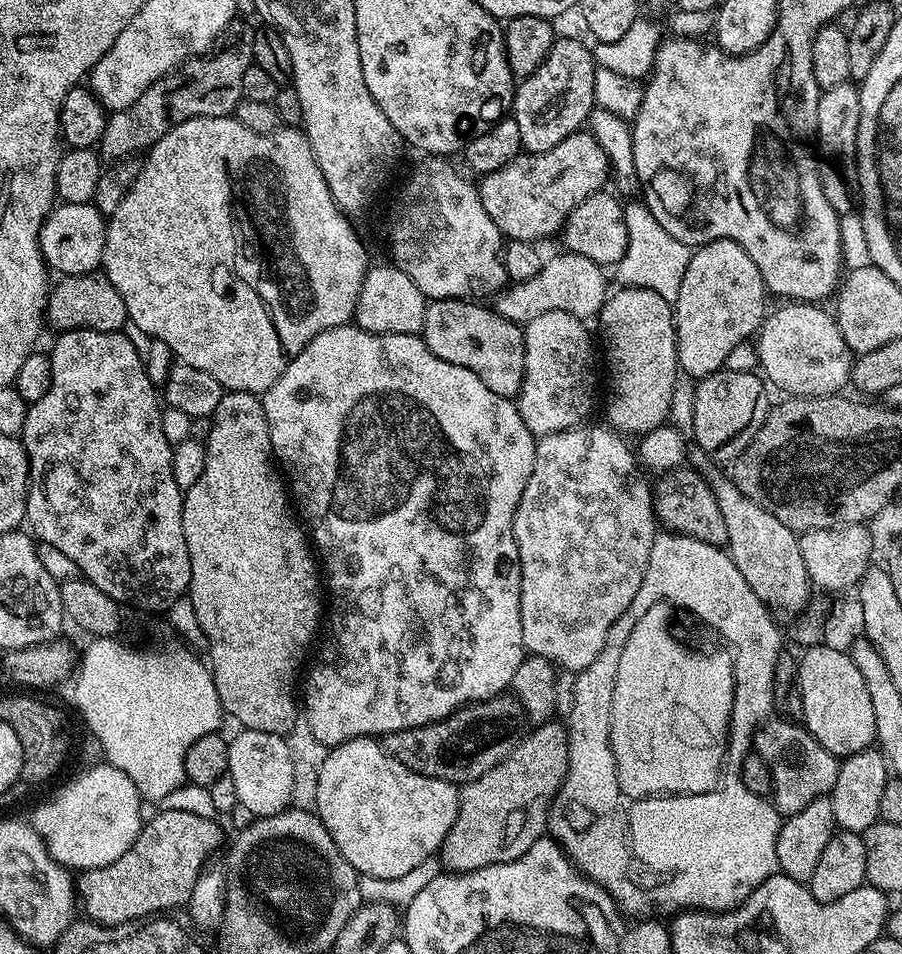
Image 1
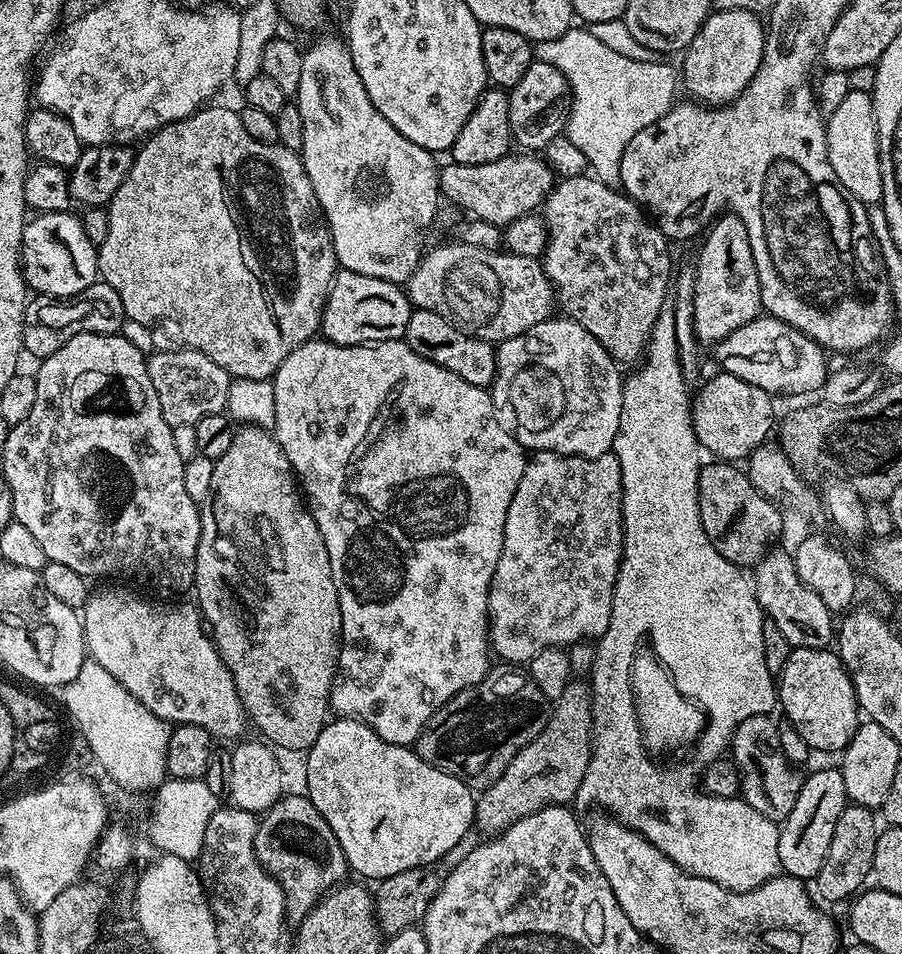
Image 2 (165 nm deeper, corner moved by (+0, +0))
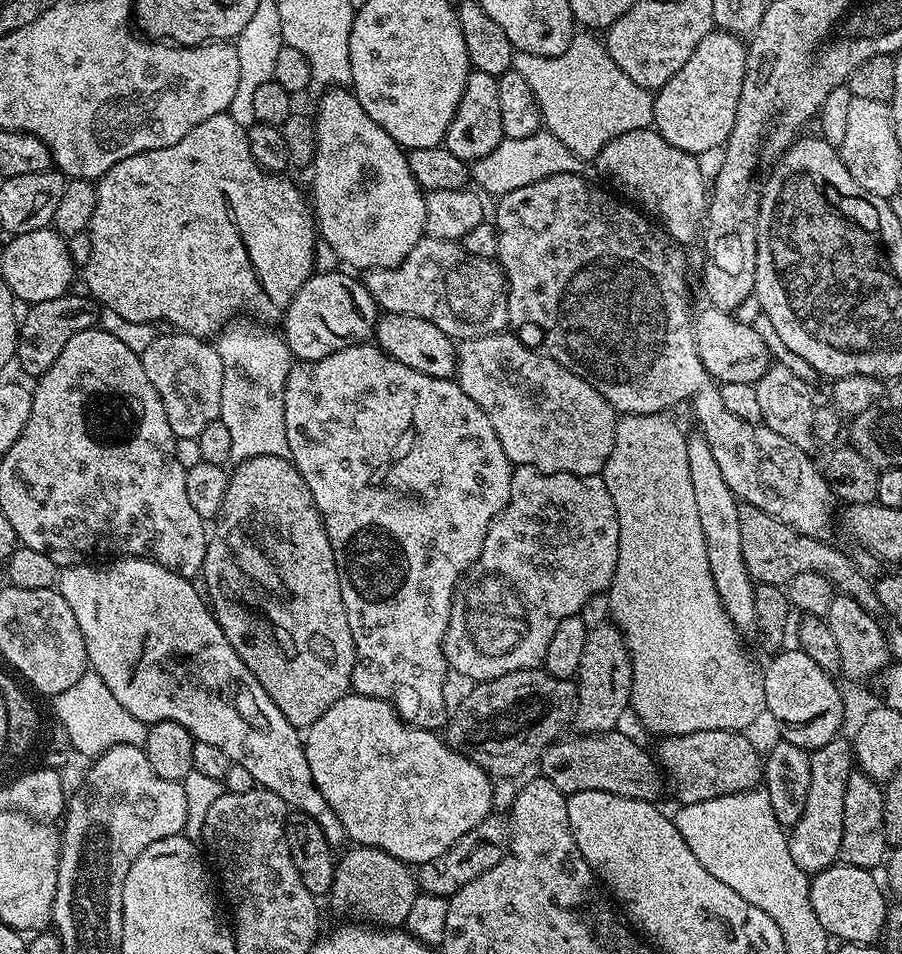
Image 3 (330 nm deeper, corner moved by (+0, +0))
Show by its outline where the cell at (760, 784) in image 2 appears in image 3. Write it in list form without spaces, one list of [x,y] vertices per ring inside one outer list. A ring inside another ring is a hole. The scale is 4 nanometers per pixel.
[[[727,728],[704,729],[685,736],[666,736],[659,741],[654,755],[681,805],[736,796],[761,783],[764,760],[743,734],[743,731]]]

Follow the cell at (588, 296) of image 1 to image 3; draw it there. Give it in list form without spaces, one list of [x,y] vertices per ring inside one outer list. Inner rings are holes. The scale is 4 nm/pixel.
[[[424,236],[396,268],[369,271],[366,285],[377,309],[426,318],[457,342],[509,327],[508,286],[499,263],[470,254],[454,240]]]

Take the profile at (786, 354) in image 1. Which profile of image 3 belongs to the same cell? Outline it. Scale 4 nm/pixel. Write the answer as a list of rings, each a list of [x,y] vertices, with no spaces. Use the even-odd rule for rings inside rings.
[[[704,306],[700,313],[695,313],[692,337],[698,350],[698,358],[713,380],[720,384],[746,382],[755,385],[760,375],[770,367],[768,344],[764,340],[760,341],[759,334],[750,325],[743,324],[736,318],[735,315],[717,308]]]

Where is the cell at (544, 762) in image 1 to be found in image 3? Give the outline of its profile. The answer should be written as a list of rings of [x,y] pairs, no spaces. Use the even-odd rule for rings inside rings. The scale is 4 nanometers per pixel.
[[[611,622],[590,628],[586,634],[586,647],[574,677],[576,685],[576,715],[574,724],[581,733],[611,732],[627,713],[632,699],[632,659],[624,641],[624,634]]]

